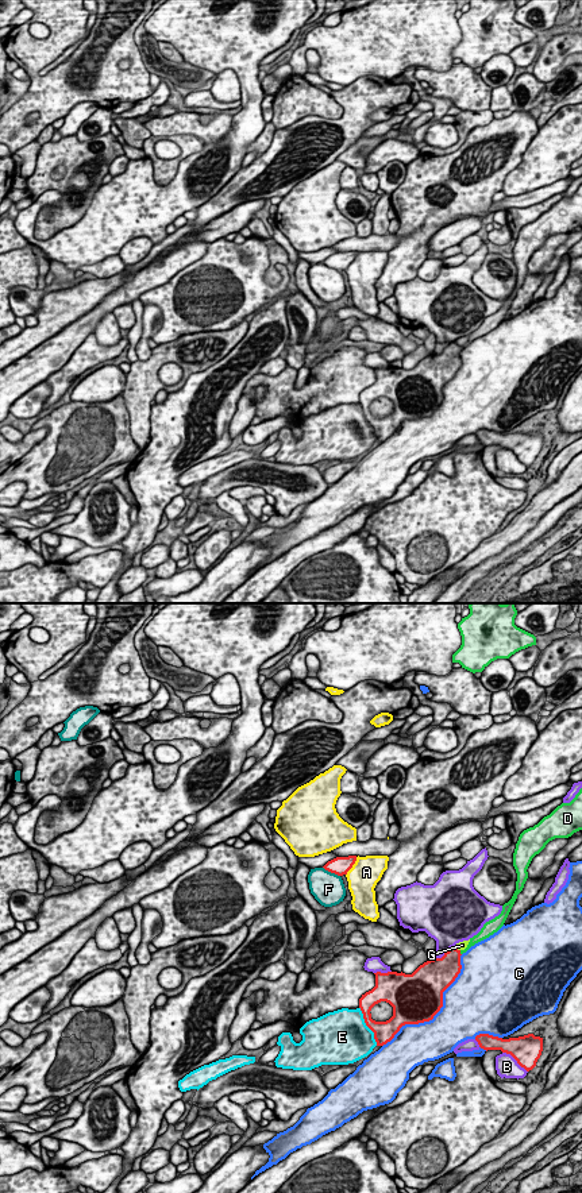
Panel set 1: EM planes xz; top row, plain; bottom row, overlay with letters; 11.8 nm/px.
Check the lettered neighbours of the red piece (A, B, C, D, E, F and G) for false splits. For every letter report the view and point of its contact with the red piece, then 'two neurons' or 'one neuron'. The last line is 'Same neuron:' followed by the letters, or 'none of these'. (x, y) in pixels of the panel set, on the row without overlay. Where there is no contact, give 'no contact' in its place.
A: xz (351, 262) | two neurons
B: xz (515, 454) | two neurons
C: xz (438, 406) | two neurons
D: xz (459, 348) | two neurons
E: xz (366, 420) | two neurons
F: xz (331, 267) | two neurons
G: xz (457, 344) | two neurons
Same neuron: none of these

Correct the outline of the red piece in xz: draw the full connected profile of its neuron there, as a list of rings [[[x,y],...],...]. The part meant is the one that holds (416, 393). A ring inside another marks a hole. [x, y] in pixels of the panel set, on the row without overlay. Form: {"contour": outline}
{"contour": [[[451,343],[442,354],[433,354],[420,360],[412,370],[388,367],[375,370],[375,382],[362,390],[359,404],[363,409],[366,421],[374,428],[377,441],[390,437],[400,424],[405,420],[419,420],[429,417],[443,402],[443,387],[455,377],[460,368],[460,345]],[[386,397],[393,402],[393,412],[386,417],[371,414],[371,404]]]}

